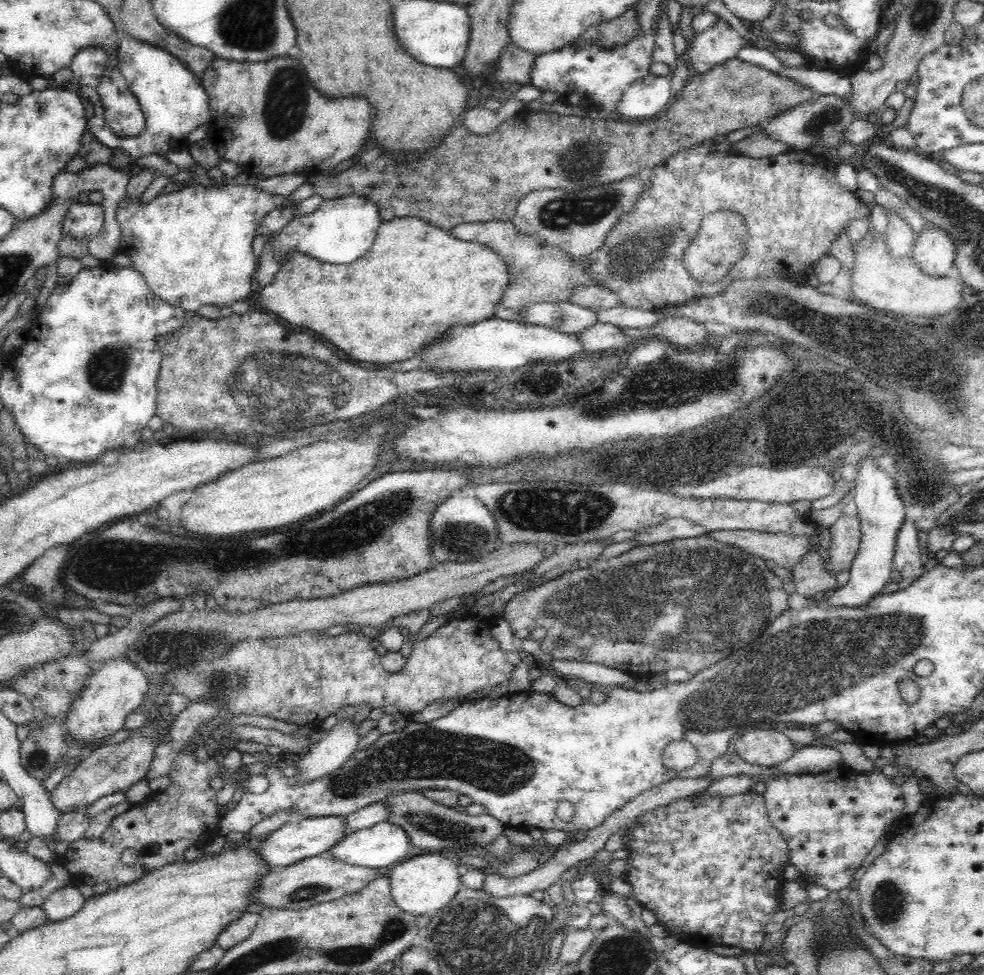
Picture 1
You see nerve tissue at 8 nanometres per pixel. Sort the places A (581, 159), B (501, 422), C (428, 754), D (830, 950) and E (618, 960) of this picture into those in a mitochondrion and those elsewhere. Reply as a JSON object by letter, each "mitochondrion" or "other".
{"A":"mitochondrion","B":"other","C":"mitochondrion","D":"mitochondrion","E":"mitochondrion"}

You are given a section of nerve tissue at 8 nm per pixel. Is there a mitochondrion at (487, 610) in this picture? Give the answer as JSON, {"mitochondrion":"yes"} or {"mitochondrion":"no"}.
{"mitochondrion":"no"}

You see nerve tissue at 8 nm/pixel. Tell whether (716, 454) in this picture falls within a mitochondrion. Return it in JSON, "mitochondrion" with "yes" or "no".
{"mitochondrion":"no"}

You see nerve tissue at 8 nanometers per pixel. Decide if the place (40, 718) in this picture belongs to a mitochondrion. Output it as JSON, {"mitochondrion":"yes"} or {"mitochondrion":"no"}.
{"mitochondrion":"no"}

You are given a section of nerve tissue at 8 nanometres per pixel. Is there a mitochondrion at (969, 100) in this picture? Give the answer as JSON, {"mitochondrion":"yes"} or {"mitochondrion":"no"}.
{"mitochondrion":"yes"}

